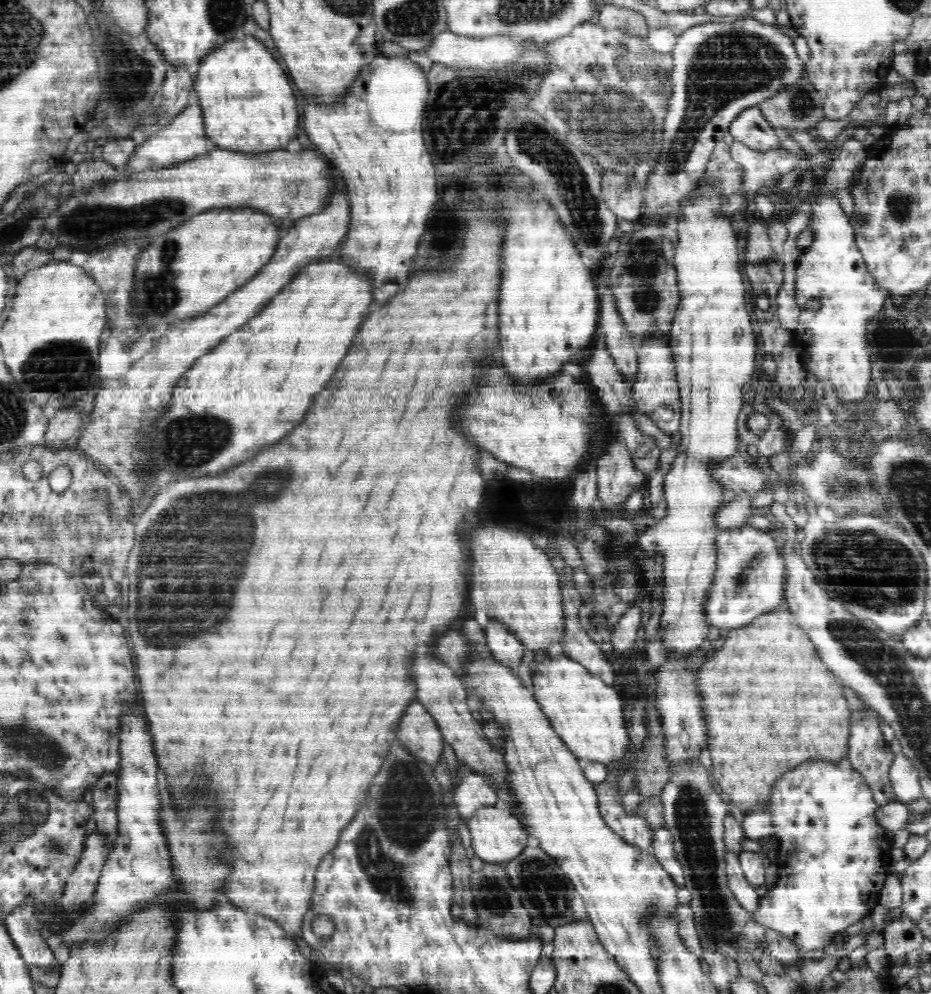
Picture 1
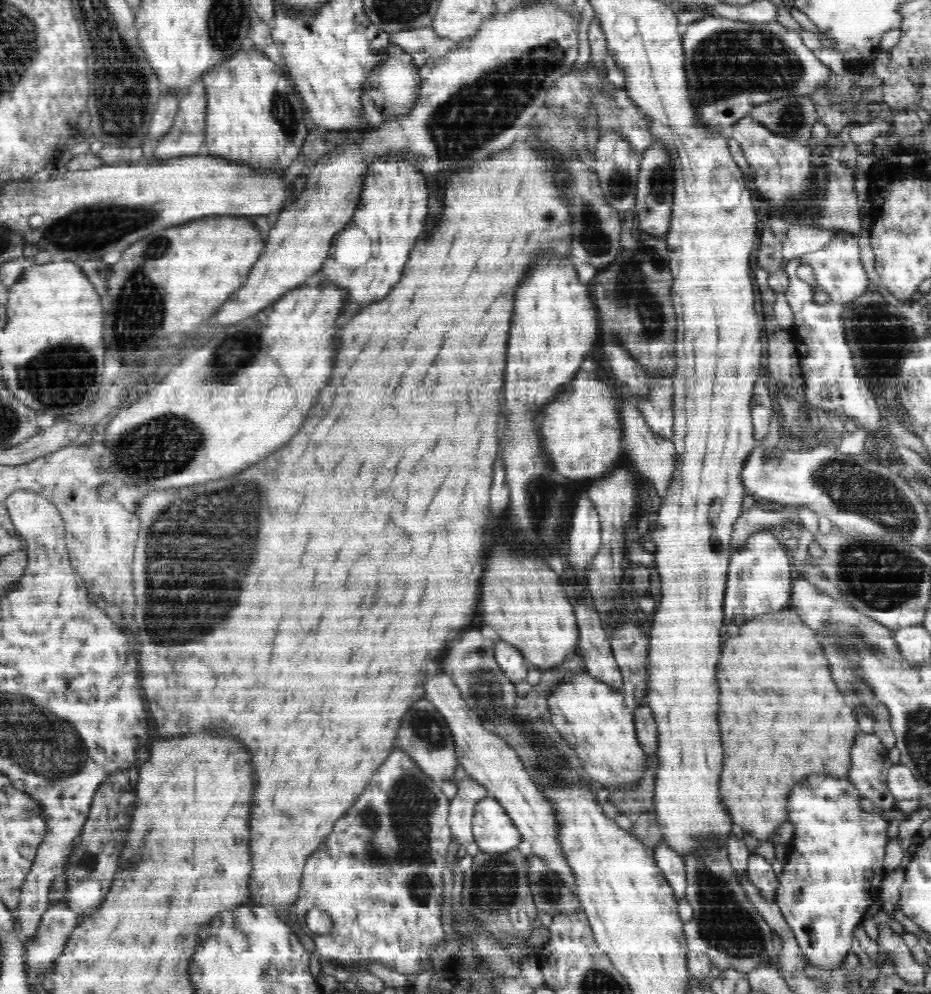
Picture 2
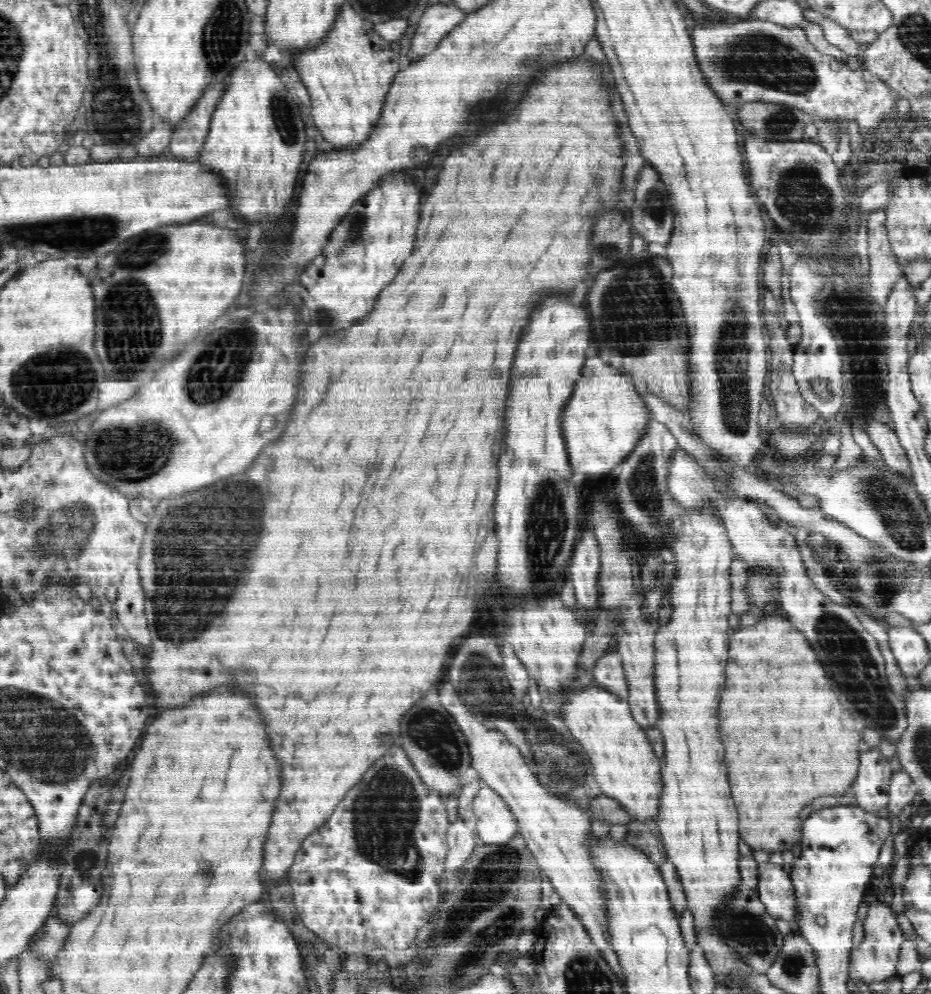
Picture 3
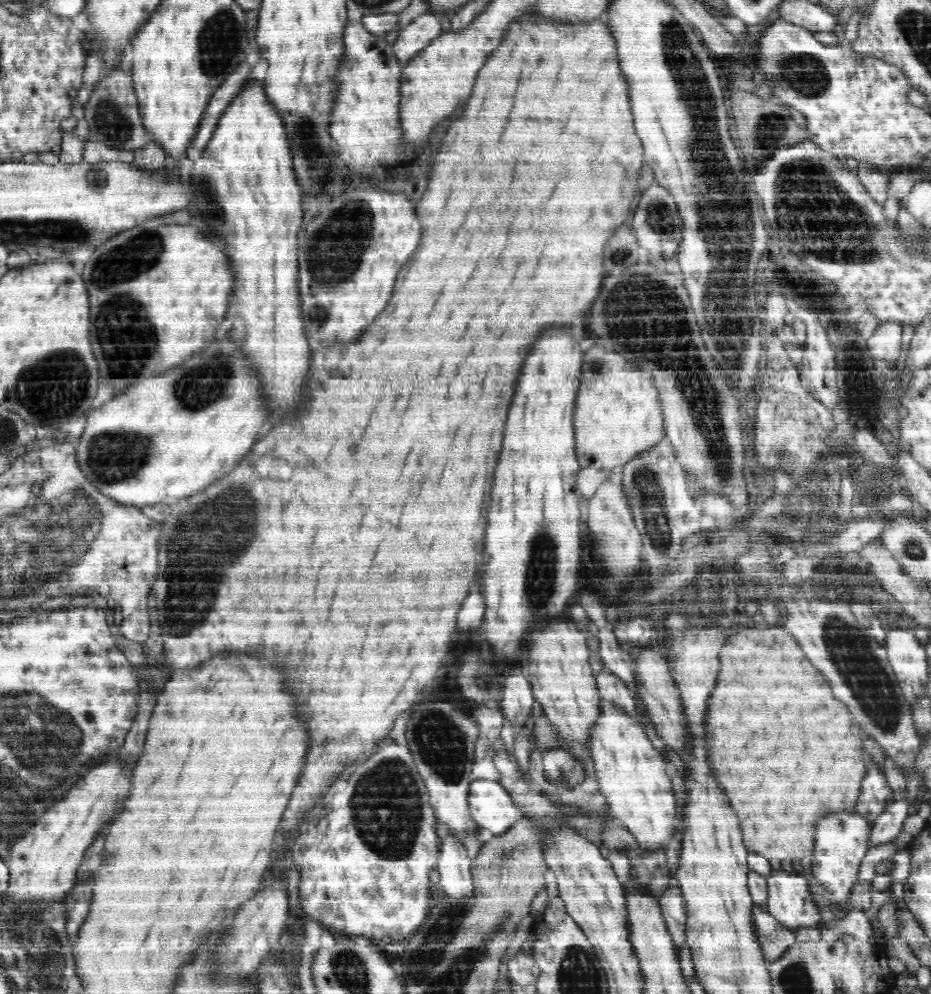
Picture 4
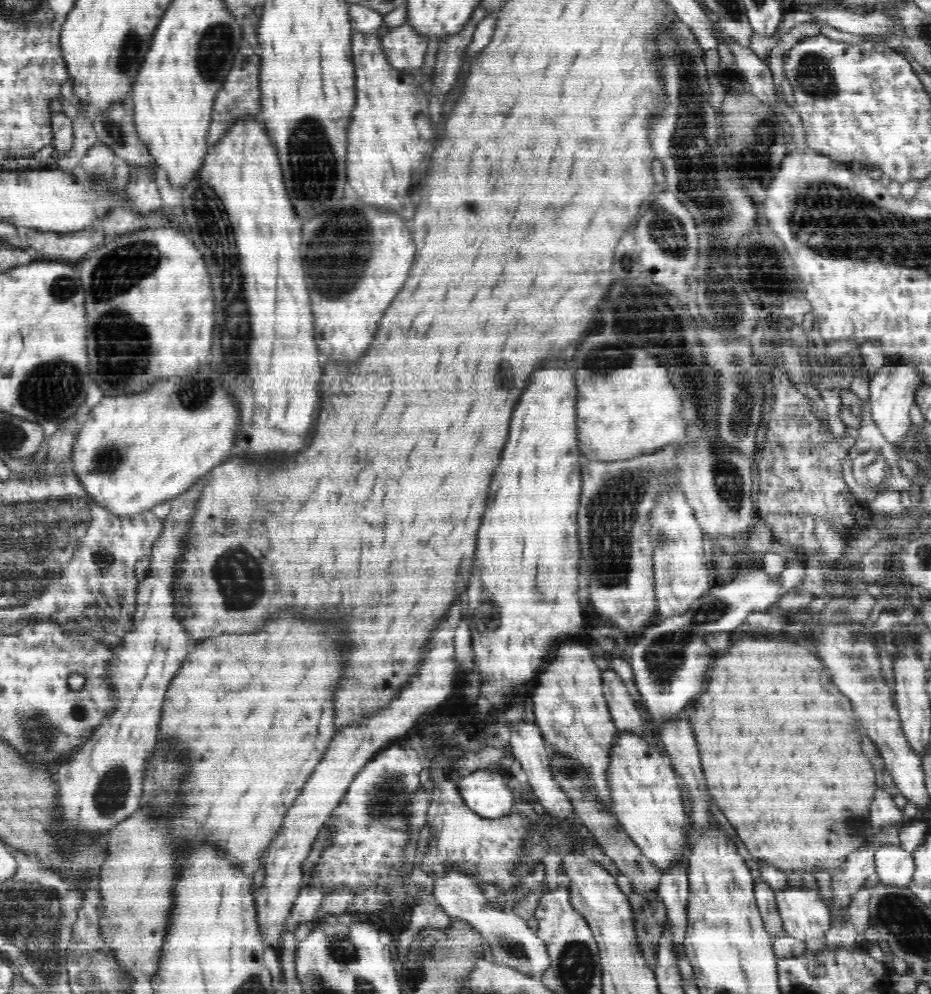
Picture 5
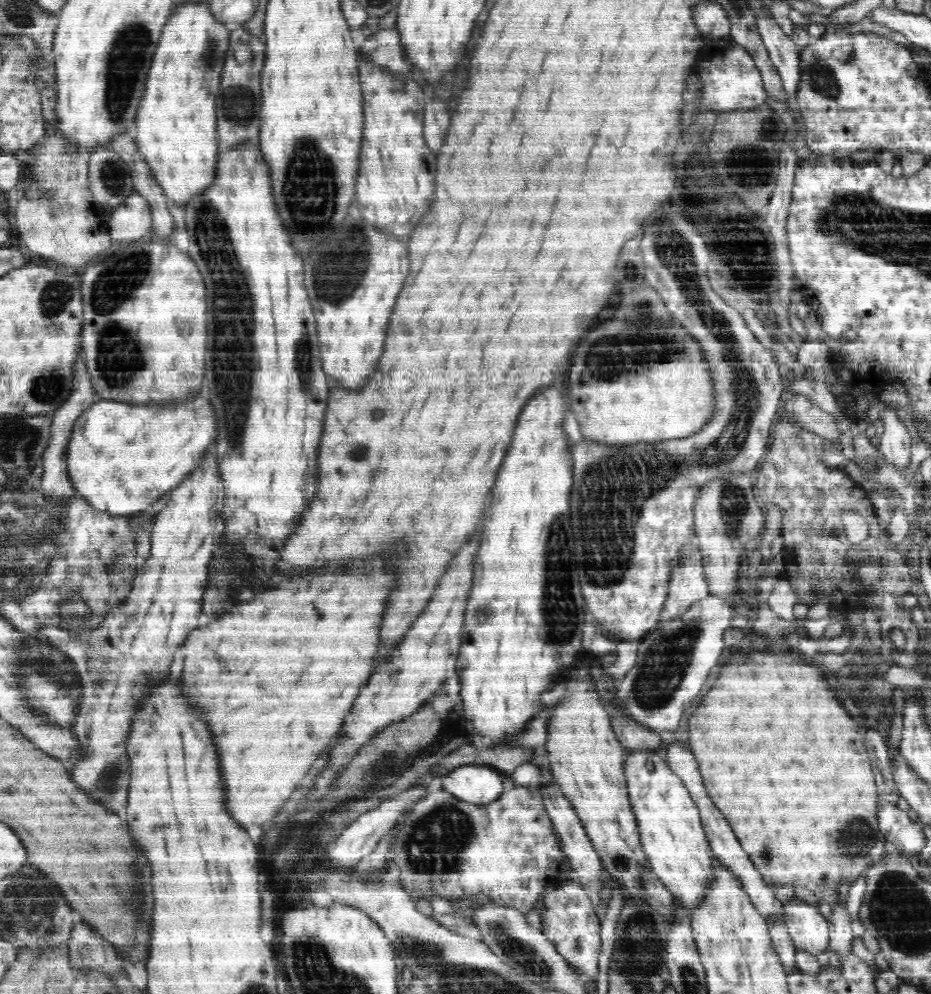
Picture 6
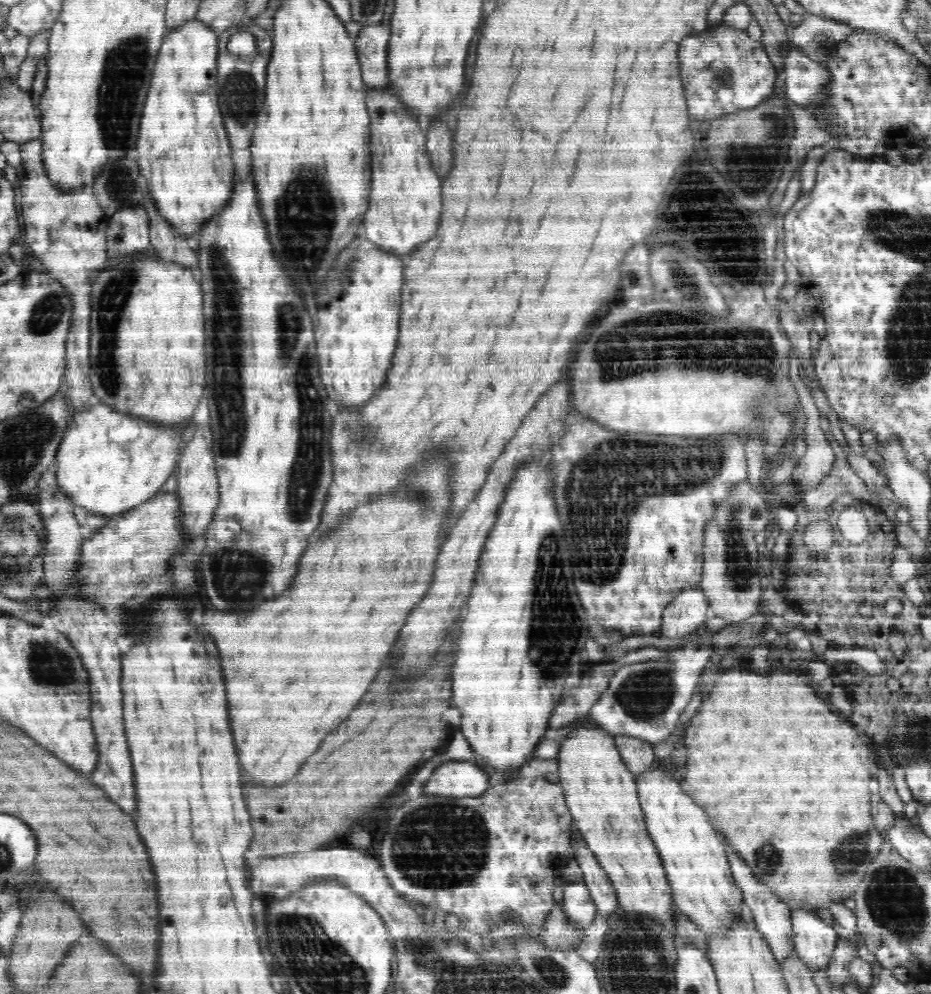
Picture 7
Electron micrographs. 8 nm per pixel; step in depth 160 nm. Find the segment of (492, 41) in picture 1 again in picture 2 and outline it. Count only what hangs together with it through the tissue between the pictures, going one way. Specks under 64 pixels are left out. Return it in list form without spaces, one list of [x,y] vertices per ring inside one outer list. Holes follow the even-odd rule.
[[[431,26],[394,32],[394,34],[388,34],[388,38],[389,42],[399,45],[408,53],[424,51],[431,57],[444,56],[456,46],[456,43],[450,39],[438,38]]]

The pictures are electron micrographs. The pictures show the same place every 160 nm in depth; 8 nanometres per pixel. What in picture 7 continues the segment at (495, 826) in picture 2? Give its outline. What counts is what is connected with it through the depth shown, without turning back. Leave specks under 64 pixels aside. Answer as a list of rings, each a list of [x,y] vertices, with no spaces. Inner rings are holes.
[[[448,762],[434,768],[426,784],[426,794],[464,798],[481,796],[490,789],[489,774],[474,763]]]

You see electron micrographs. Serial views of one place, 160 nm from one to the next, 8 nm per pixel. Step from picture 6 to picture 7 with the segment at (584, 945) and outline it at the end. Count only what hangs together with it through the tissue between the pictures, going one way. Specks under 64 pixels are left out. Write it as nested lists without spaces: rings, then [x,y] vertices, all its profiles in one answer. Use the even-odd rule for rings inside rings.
[[[568,883],[563,888],[562,901],[564,915],[575,930],[587,930],[595,920],[597,908],[592,900],[587,884]]]

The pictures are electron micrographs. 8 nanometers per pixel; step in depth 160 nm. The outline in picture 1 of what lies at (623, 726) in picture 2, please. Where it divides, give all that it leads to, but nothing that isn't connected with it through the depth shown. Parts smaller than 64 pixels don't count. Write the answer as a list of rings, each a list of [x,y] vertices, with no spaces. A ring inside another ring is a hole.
[[[560,656],[548,660],[544,672],[536,670],[531,674],[534,698],[541,711],[550,721],[562,742],[576,755],[584,760],[610,764],[628,754],[629,723],[624,720],[622,698],[607,685],[599,675],[588,672],[582,664],[572,658]]]

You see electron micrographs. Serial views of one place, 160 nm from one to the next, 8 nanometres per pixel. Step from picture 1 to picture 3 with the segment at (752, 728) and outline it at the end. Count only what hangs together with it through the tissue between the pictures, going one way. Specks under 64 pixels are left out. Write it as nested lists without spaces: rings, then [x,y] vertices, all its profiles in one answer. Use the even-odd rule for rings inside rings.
[[[781,614],[770,615],[766,620],[760,620],[756,626],[742,628],[730,636],[730,650],[728,650],[728,664],[726,664],[726,688],[722,690],[718,718],[720,718],[720,738],[722,738],[724,748],[726,748],[726,766],[728,766],[730,788],[732,788],[734,802],[738,804],[739,836],[752,850],[764,850],[768,854],[792,850],[792,846],[802,836],[800,826],[803,824],[800,824],[800,820],[798,820],[798,812],[804,808],[804,804],[808,804],[810,800],[814,800],[818,796],[844,796],[858,776],[859,756],[863,745],[861,740],[862,727],[860,730],[856,728],[856,722],[852,720],[850,712],[832,694],[826,672],[824,672],[816,652],[810,648],[810,644],[806,644],[806,638],[802,636],[802,632],[795,629],[790,621]]]

